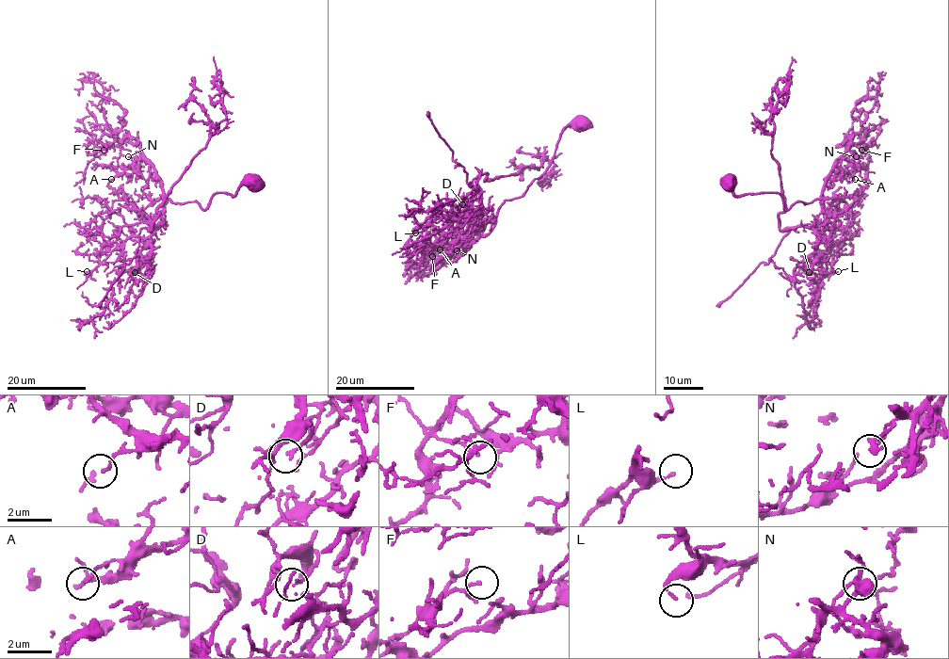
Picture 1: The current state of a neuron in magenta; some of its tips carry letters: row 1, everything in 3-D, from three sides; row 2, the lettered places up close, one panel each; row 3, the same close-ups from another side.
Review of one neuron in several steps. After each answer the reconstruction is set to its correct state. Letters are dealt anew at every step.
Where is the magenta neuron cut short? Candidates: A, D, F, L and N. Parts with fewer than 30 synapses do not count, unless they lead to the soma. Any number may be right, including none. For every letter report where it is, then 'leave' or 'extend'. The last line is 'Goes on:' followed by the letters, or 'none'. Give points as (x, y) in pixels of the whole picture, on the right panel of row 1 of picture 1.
A: (855, 179) | leave
D: (809, 272) | leave
F: (861, 150) | leave
L: (838, 271) | extend
N: (856, 156) | leave
Goes on: L

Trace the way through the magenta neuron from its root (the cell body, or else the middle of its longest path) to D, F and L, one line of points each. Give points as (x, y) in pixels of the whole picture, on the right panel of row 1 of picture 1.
D: (729, 183), (736, 195), (778, 193), (785, 209), (799, 200), (823, 200), (817, 248), (804, 267), (809, 272)
F: (729, 183), (736, 195), (778, 193), (785, 209), (823, 200), (824, 181), (857, 134), (861, 150)
L: (729, 183), (736, 195), (778, 193), (785, 209), (822, 199), (817, 234), (830, 237), (830, 270), (838, 271)

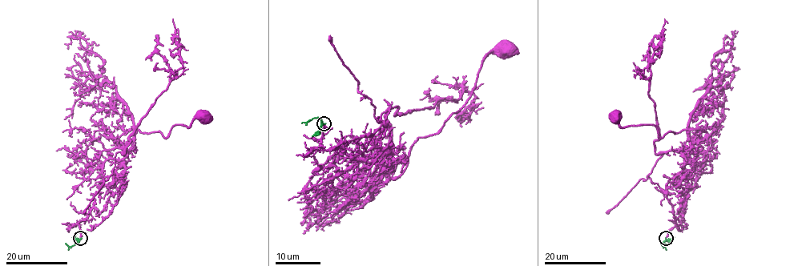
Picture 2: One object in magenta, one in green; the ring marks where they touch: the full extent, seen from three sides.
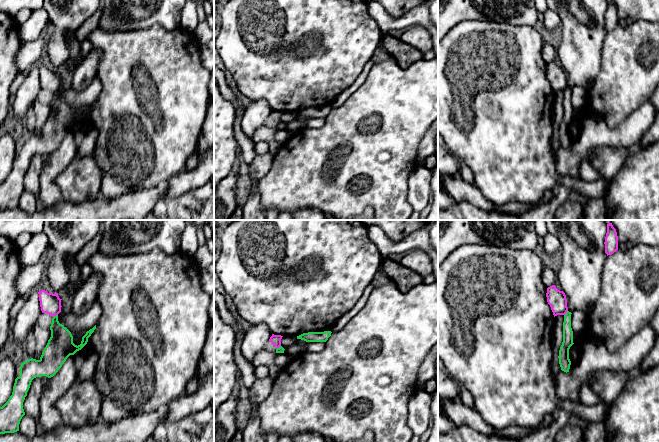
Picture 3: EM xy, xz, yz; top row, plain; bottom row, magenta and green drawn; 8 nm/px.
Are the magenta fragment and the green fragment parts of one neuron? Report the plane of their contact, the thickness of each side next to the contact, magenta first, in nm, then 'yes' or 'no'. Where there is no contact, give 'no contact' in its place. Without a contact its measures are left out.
xy | 170/200 nm | no

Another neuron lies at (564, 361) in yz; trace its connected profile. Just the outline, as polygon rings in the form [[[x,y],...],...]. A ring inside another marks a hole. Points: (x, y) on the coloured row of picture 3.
[[[567,311],[564,315],[563,322],[563,342],[559,350],[559,364],[561,370],[564,372],[569,372],[571,361],[569,359],[569,349],[574,344],[573,343],[573,331],[571,328],[571,312]]]

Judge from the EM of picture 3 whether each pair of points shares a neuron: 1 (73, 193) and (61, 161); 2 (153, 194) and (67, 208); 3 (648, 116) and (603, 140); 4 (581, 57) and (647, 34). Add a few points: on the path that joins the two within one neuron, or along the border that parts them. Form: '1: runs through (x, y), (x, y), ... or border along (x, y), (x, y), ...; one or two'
1: border along (76, 153), (56, 179), (60, 192); two
2: runs through (132, 207), (129, 209), (88, 209); one
3: runs through (637, 123), (625, 135), (614, 137); one
4: border along (607, 32), (602, 48), (601, 67), (597, 73); two

